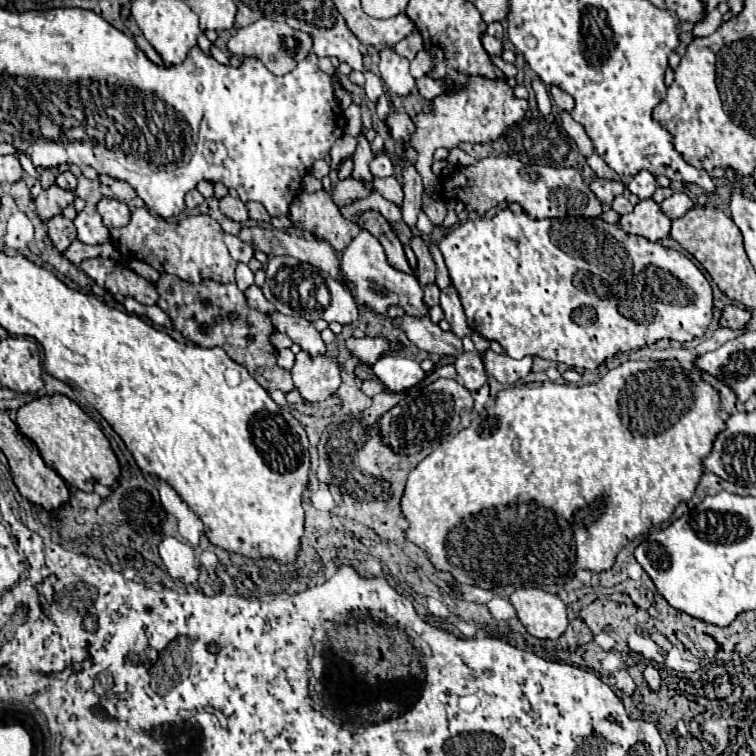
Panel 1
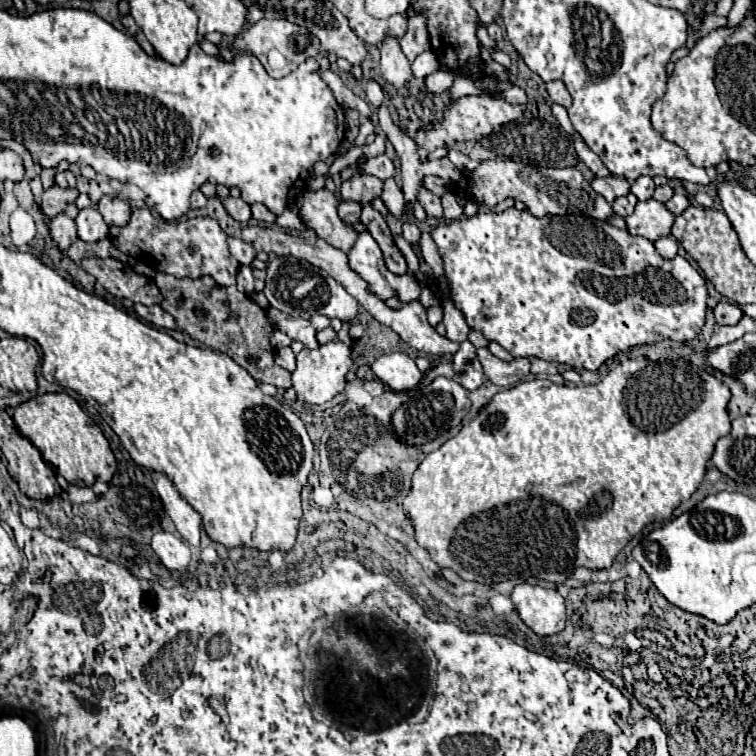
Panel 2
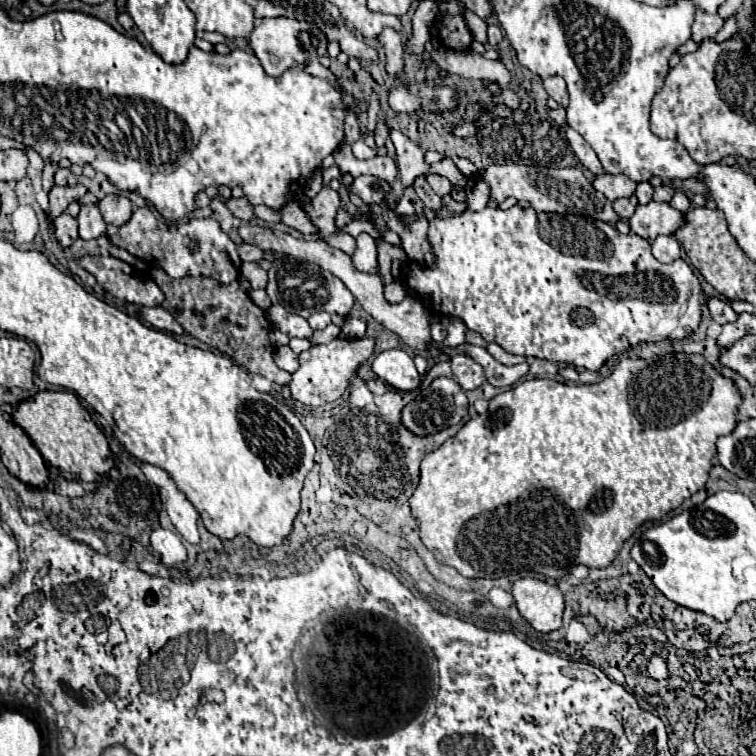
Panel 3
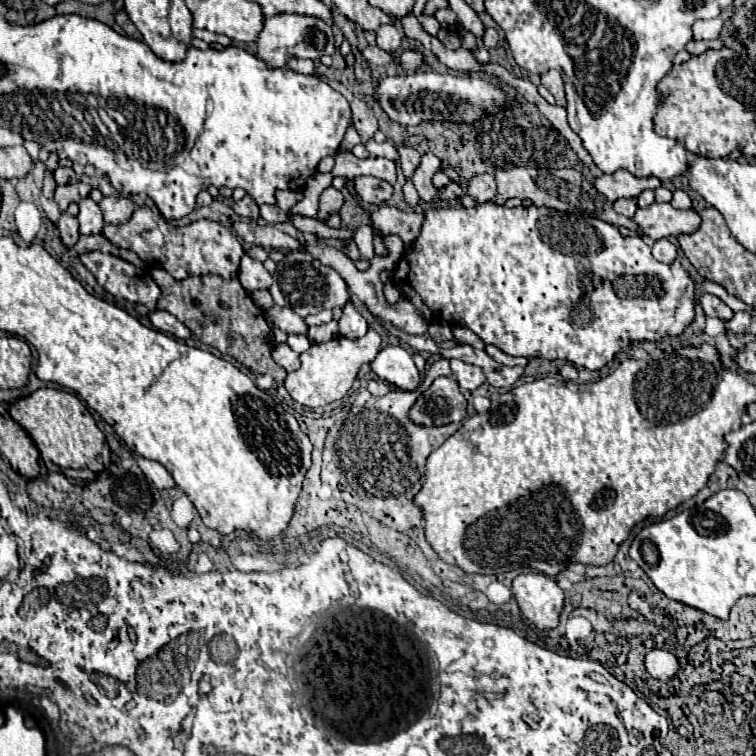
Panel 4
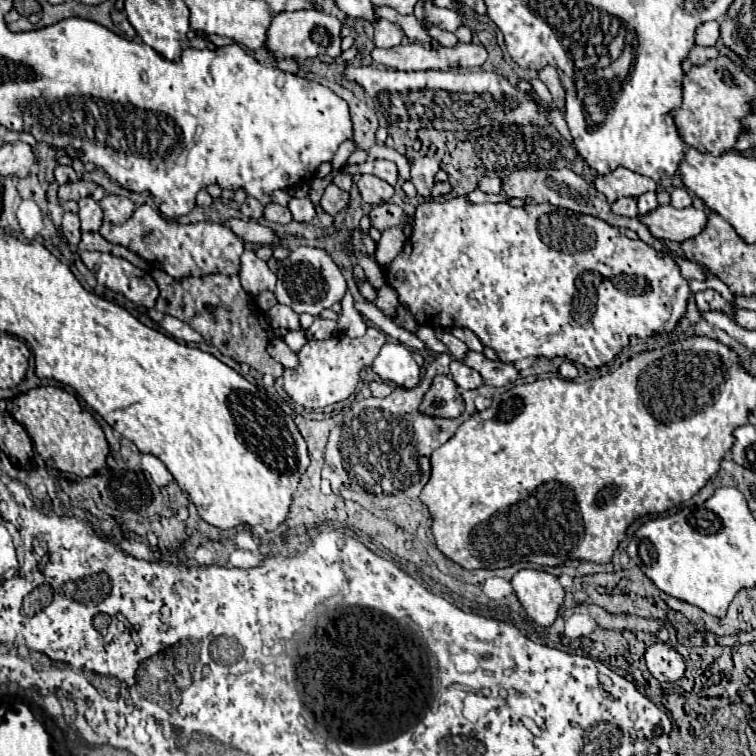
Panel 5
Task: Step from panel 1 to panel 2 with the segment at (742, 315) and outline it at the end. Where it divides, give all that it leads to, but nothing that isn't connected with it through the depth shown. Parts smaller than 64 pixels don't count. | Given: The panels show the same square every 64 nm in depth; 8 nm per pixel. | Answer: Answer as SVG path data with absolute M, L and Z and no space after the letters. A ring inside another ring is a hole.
M718 302L712 308L712 312L716 318L716 324L738 324L738 320L742 318L742 310L730 302Z

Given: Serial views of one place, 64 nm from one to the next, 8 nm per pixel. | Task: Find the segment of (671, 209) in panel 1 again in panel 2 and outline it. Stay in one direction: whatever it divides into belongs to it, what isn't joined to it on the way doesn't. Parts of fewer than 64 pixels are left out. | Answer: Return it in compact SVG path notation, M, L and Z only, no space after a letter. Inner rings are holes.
M674 194L668 202L666 202L666 208L672 212L672 214L682 214L686 208L690 206L690 202L688 202L688 198L684 196L684 194Z

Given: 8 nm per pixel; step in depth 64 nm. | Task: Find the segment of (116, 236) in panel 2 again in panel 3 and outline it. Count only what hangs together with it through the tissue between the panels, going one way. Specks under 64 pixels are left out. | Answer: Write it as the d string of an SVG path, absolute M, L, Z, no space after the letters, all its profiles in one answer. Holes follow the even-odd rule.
M148 206L136 208L132 218L124 226L108 226L106 236L118 248L128 250L136 258L150 262L152 266L162 268L172 278L184 276L210 276L228 284L240 276L240 256L238 246L232 238L220 228L216 220L200 218L186 224L168 224L160 214Z

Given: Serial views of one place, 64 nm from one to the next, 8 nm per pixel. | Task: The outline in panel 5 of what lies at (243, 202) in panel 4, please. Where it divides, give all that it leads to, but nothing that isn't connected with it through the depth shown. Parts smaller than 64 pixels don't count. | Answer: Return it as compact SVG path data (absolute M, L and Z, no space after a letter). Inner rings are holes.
M248 196L246 202L241 206L241 212L252 220L258 220L258 218L264 214L264 206L262 206L256 198L250 198L250 196Z

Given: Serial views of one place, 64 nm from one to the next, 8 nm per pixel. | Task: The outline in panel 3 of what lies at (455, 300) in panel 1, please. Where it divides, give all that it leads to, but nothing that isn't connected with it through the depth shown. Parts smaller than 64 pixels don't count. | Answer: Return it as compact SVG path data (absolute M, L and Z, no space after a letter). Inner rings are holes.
M443 318L442 323L448 330L448 336L444 340L446 346L458 346L465 343L465 333L468 330L458 318Z

